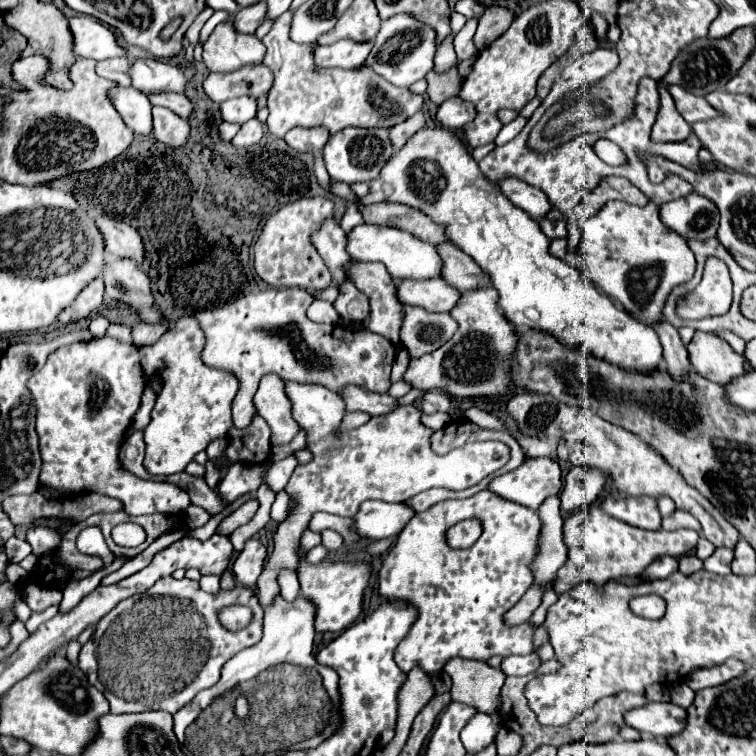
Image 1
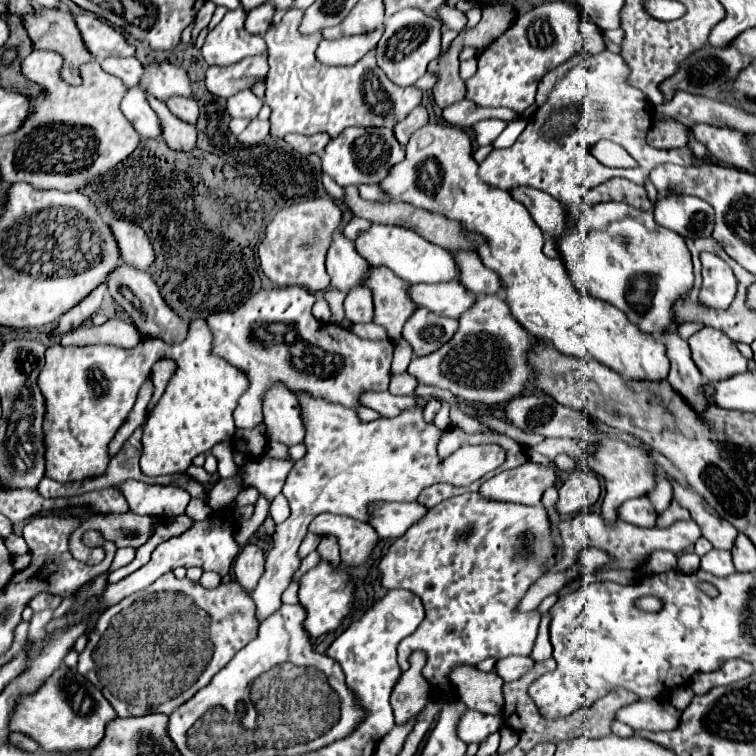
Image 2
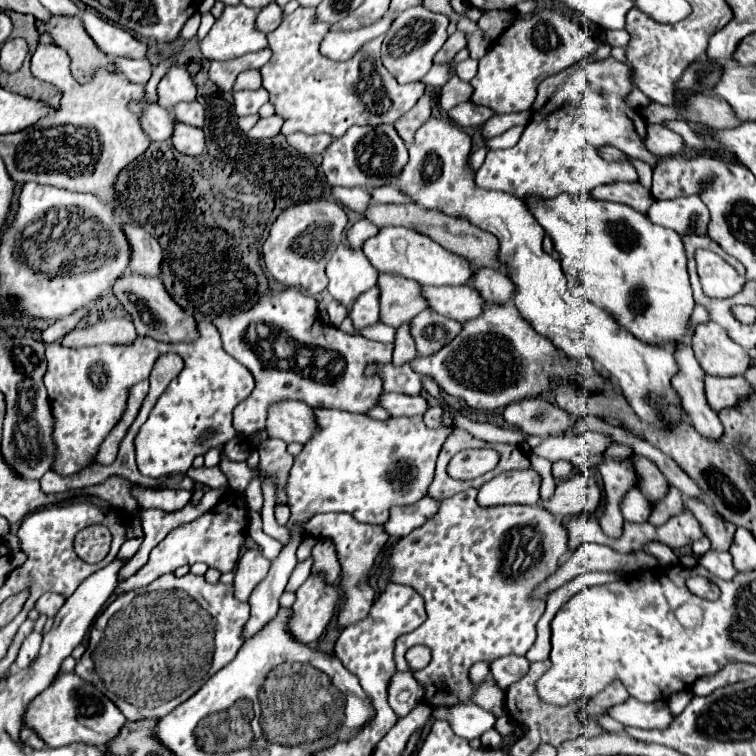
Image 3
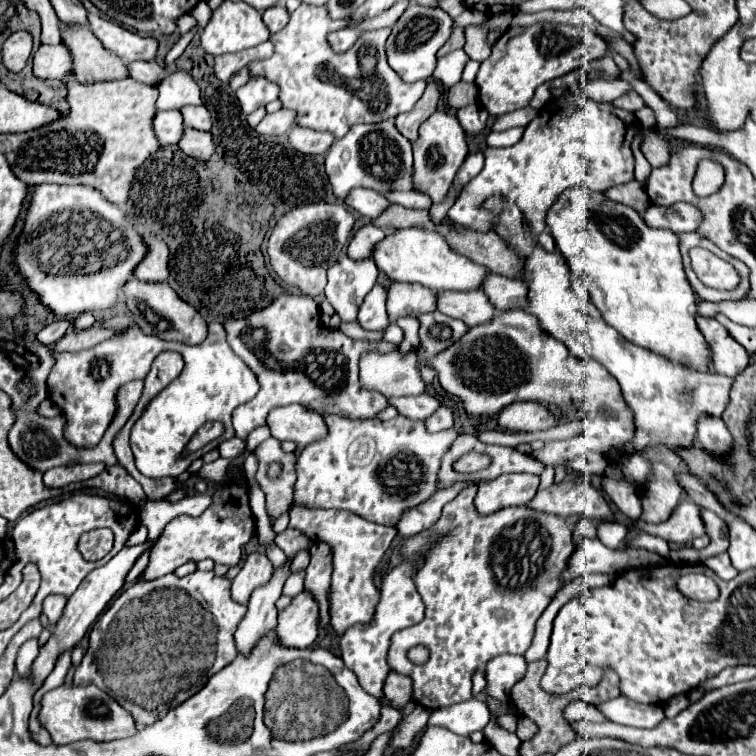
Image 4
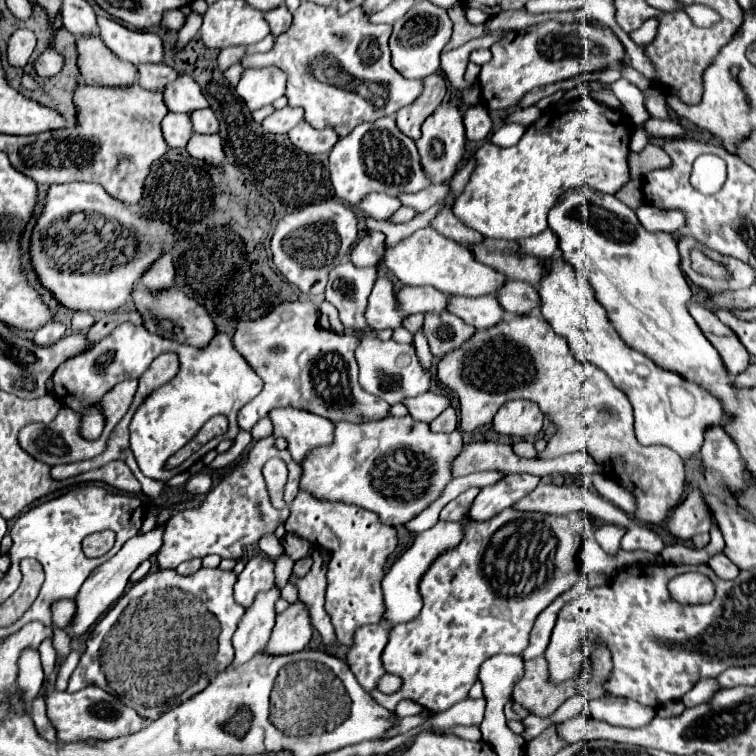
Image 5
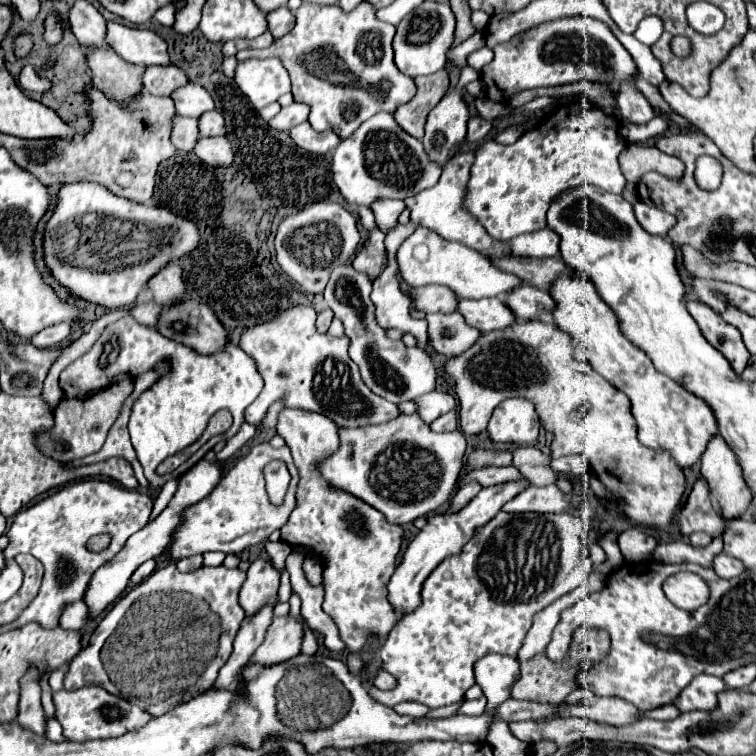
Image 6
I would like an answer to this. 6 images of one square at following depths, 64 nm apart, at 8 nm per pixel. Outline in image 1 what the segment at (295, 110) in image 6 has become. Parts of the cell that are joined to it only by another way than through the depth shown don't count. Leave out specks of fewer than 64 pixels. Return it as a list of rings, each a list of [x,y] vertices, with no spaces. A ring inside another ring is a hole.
[[[258,118],[248,120],[246,124],[242,124],[240,132],[234,136],[232,144],[256,144],[260,142],[260,138],[264,136],[264,126]]]

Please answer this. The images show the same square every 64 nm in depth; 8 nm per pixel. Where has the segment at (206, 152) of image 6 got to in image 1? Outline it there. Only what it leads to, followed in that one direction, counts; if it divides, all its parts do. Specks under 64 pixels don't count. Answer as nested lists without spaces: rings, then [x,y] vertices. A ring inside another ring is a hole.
[[[152,106],[152,116],[154,116],[154,138],[160,142],[180,148],[190,140],[190,124],[188,120],[182,120],[176,116],[172,110],[162,108],[162,106]]]

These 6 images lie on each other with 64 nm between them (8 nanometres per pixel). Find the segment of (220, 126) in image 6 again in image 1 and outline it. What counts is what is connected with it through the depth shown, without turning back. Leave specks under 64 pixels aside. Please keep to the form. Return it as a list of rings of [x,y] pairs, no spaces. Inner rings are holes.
[[[170,92],[168,94],[156,94],[156,96],[150,96],[150,102],[170,108],[174,114],[178,114],[184,120],[188,120],[192,114],[192,102],[184,94],[170,94]]]

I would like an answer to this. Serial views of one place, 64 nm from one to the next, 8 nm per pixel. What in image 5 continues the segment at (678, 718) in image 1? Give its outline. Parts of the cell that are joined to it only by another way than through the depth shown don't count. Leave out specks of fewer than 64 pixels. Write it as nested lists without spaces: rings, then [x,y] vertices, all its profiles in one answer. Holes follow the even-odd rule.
[[[602,696],[588,700],[586,710],[588,710],[586,714],[594,720],[602,720],[612,726],[628,726],[628,728],[640,728],[648,724],[648,720],[652,720],[656,714],[652,708],[644,708],[634,700],[624,700],[618,696]]]

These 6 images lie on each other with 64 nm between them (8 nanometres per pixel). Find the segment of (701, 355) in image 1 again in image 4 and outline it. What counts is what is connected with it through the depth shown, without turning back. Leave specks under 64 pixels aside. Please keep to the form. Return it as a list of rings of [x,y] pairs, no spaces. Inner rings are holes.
[[[696,316],[696,324],[712,348],[714,372],[736,378],[748,366],[750,354],[728,334],[728,330],[716,318]]]

